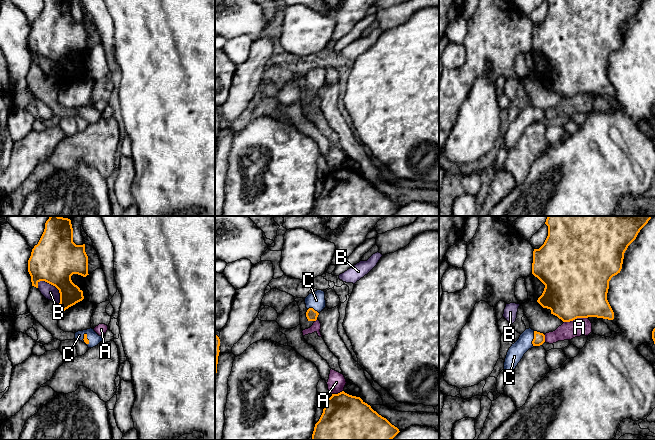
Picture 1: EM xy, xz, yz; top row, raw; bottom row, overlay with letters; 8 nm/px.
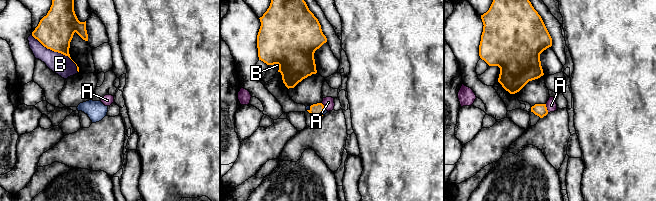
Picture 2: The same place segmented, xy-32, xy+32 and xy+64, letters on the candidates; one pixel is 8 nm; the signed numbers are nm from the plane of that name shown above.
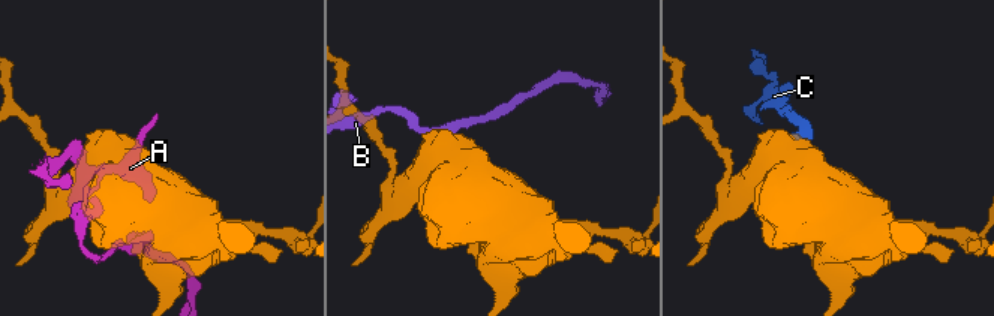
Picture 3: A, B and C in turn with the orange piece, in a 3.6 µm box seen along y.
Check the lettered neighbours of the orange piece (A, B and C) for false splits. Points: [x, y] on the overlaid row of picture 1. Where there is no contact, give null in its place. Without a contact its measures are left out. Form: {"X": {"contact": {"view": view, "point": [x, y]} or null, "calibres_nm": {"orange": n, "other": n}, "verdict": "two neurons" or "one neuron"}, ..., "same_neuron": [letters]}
{"A": {"contact": {"view": "yz", "point": [575, 318]}, "calibres_nm": {"orange": 500, "other": 140}, "verdict": "two neurons"}, "B": {"contact": {"view": "xy", "point": [55, 286]}, "calibres_nm": {"orange": 380, "other": 120}, "verdict": "two neurons"}, "C": {"contact": {"view": "yz", "point": [533, 339]}, "calibres_nm": {"orange": 100, "other": 130}, "verdict": "one neuron"}, "same_neuron": ["C"]}

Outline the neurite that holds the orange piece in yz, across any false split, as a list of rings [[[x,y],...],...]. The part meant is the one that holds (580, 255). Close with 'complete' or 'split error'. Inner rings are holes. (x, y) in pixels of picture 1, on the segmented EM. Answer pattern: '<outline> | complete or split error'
[[[548,216],[548,236],[539,249],[533,251],[532,274],[544,285],[537,302],[551,310],[563,322],[577,318],[597,317],[614,319],[614,312],[607,300],[609,281],[622,269],[624,253],[636,239],[640,230],[653,216]]] | complete

